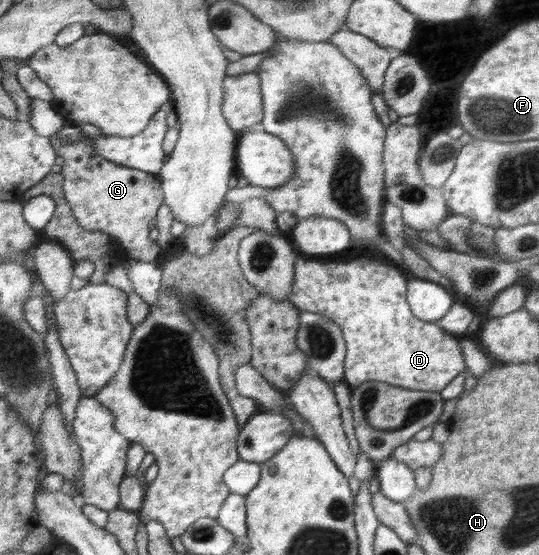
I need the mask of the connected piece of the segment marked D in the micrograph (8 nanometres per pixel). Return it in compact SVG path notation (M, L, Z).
M299 255L295 260L295 277L288 300L300 310L319 313L340 328L346 345L344 381L351 388L367 381L381 381L394 386L419 391L440 392L457 375L466 371L459 337L446 332L436 321L423 321L413 315L406 300L406 285L410 276L400 266L373 257L357 257L351 261L307 261Z

